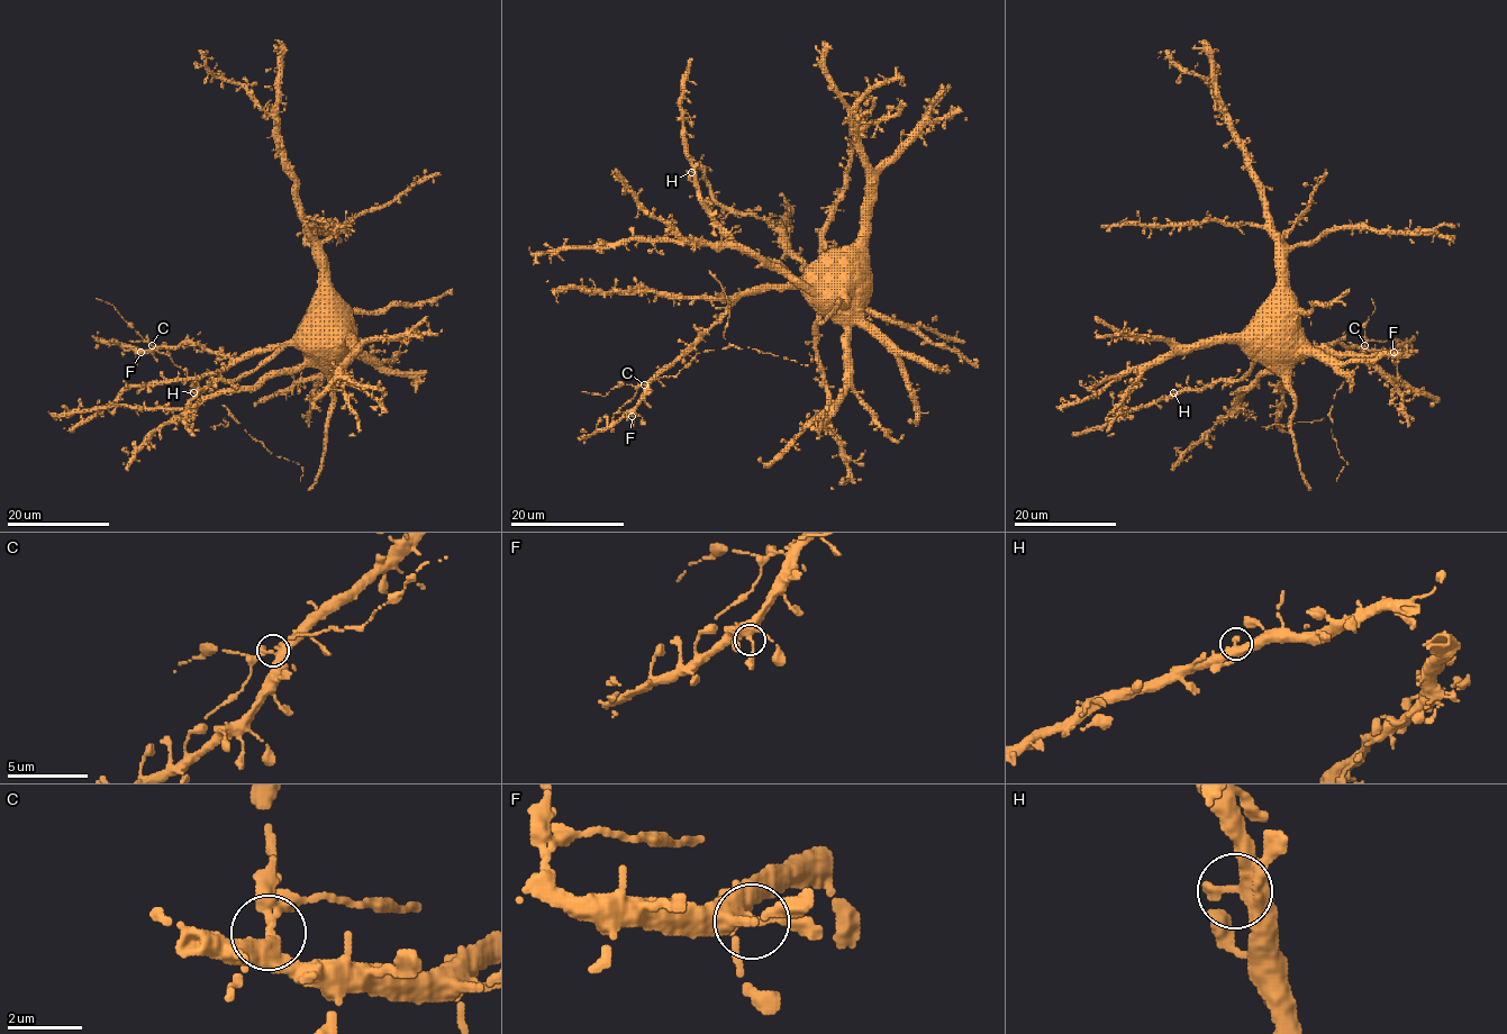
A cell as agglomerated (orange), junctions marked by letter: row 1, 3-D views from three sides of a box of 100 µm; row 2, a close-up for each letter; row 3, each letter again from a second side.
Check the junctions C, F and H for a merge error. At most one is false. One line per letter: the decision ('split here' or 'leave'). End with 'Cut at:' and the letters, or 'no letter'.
C: leave
F: leave
H: leave
Cut at: no letter

